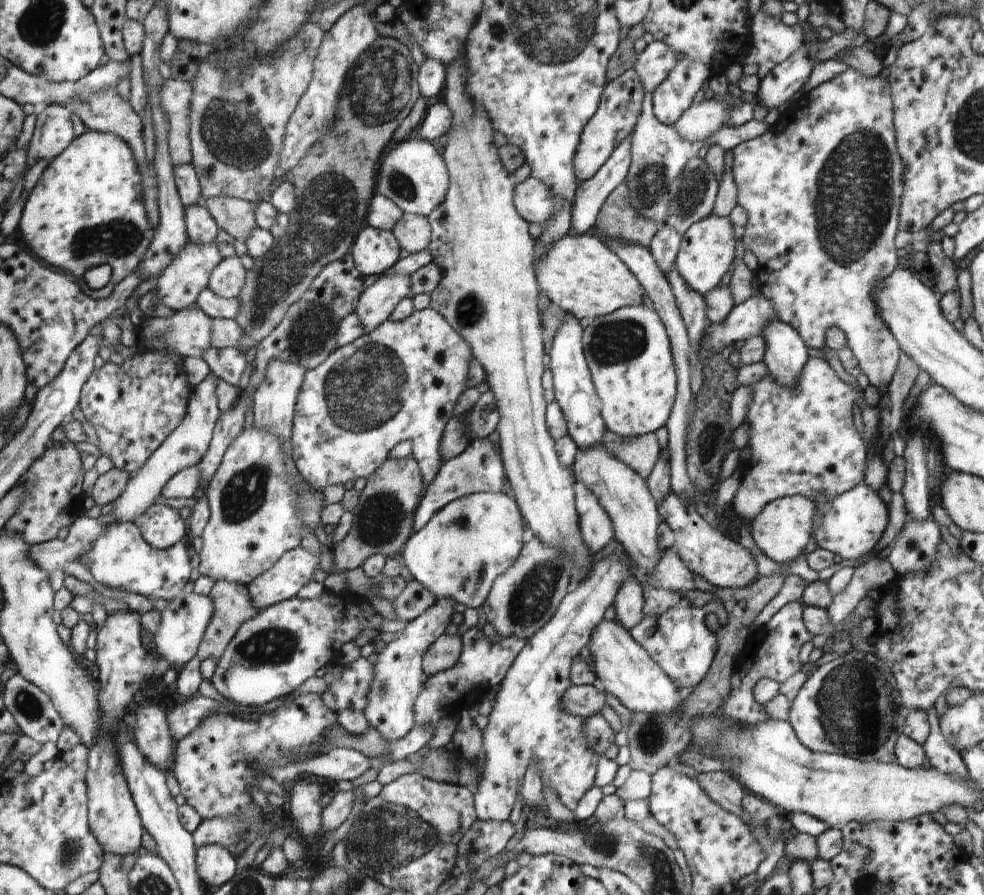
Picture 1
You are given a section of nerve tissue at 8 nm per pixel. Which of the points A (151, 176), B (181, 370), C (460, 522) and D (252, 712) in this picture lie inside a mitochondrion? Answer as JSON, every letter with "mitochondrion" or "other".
{"A":"other","B":"other","C":"mitochondrion","D":"other"}

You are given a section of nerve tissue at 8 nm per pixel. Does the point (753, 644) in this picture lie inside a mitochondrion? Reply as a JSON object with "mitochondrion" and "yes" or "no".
{"mitochondrion":"no"}

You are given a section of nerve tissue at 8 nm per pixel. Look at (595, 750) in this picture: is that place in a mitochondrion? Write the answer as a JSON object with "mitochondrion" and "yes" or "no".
{"mitochondrion":"no"}

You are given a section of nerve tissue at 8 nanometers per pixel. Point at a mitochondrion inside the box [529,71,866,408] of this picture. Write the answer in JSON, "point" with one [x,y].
{"point":[618,341]}

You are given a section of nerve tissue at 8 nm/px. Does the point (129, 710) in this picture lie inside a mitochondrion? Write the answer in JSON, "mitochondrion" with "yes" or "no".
{"mitochondrion":"no"}

